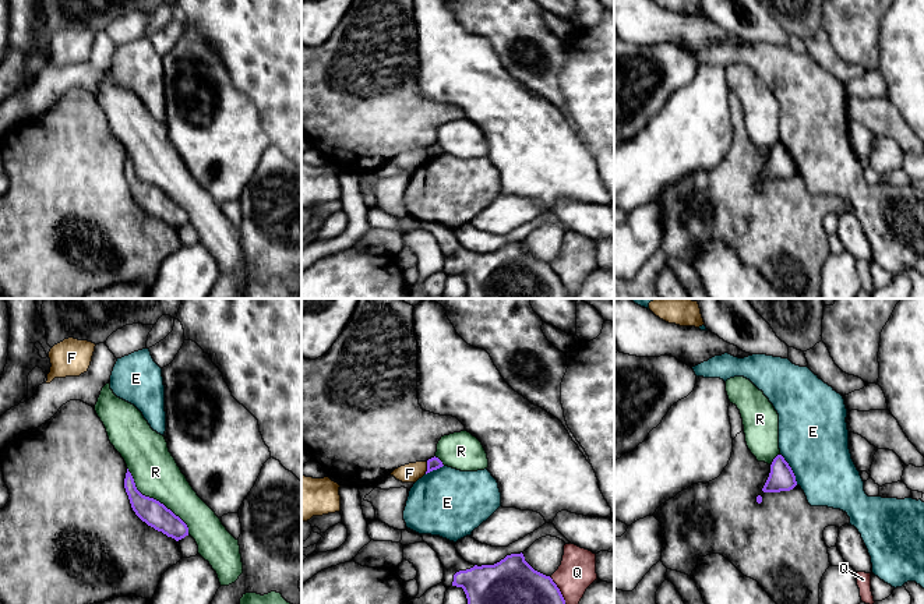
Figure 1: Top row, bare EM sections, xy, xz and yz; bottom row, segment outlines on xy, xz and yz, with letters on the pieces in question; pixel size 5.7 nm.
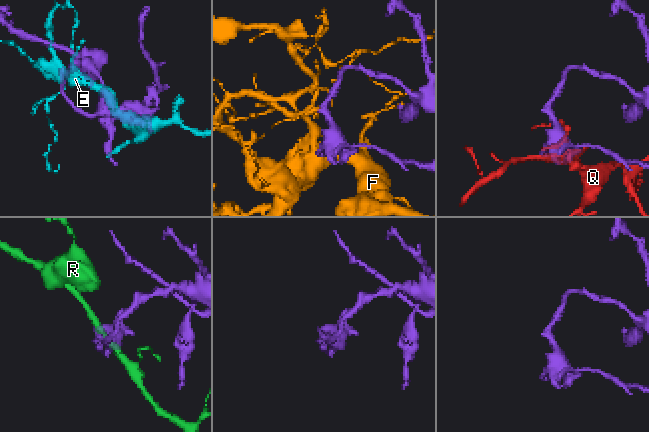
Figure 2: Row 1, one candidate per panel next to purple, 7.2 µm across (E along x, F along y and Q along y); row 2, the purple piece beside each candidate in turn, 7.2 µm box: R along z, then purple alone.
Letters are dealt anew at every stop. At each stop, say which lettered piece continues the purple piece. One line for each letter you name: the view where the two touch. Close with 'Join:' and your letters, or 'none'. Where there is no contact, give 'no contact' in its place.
Join: none

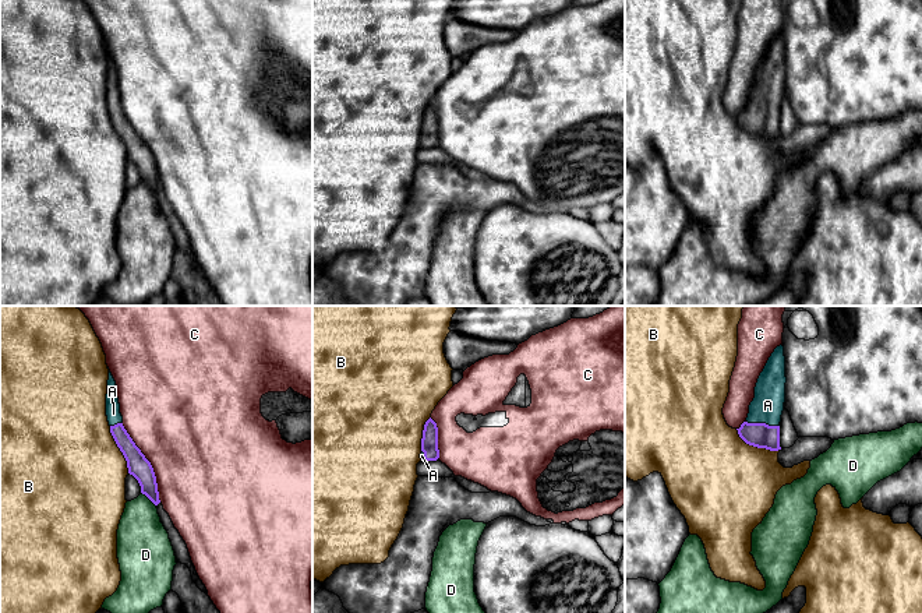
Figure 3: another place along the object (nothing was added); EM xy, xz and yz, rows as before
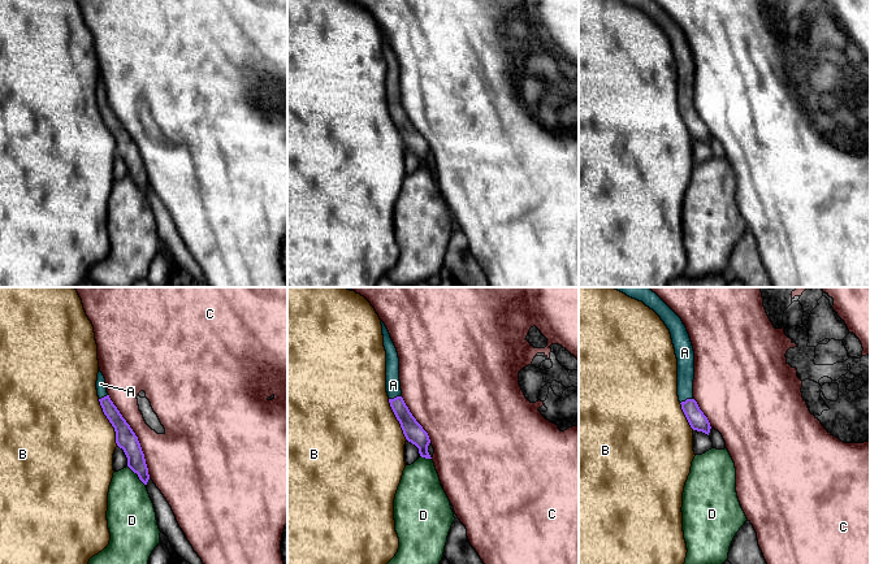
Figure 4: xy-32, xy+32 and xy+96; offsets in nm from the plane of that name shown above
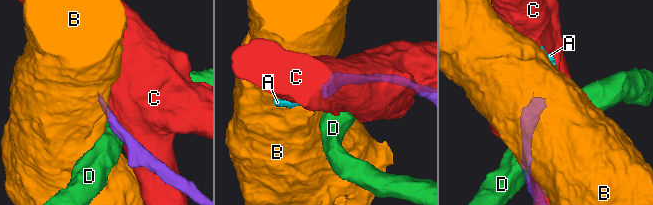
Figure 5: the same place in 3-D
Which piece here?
A: contact in yz
Join: A

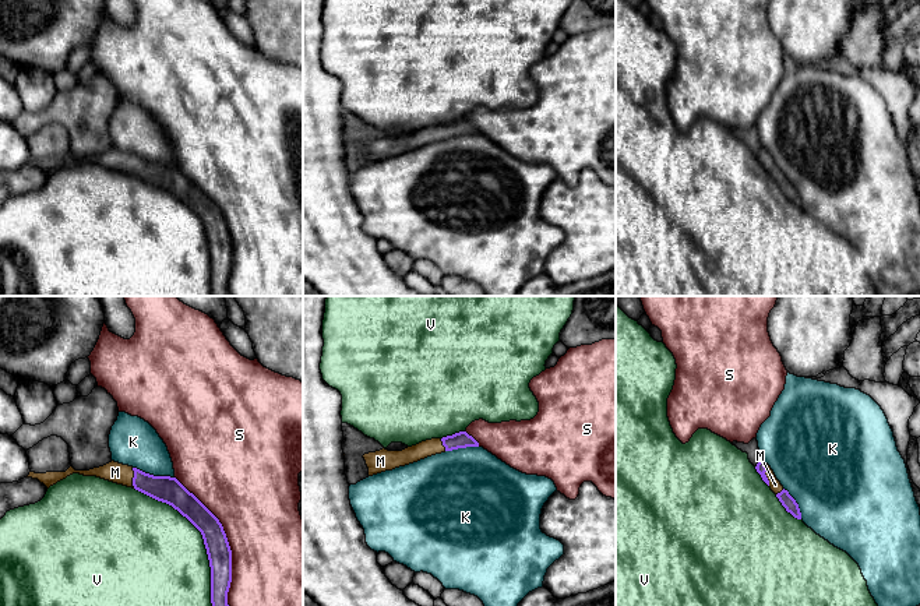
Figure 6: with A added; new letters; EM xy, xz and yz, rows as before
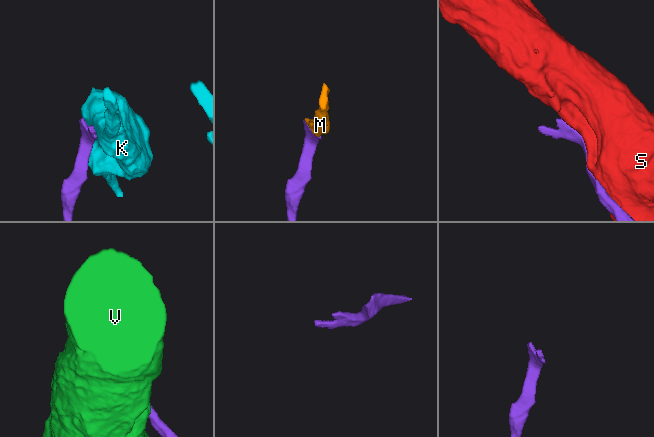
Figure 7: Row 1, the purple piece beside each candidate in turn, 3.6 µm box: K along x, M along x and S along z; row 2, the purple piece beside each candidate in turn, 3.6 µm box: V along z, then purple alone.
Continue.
M: contact in yz
Join: M

